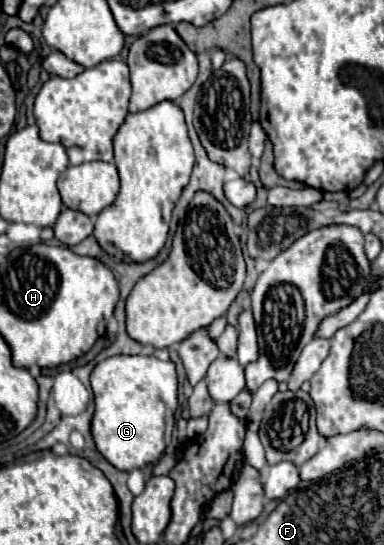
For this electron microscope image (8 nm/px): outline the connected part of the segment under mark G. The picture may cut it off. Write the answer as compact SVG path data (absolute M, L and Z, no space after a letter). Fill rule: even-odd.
M116 355L100 361L90 377L94 391L94 417L92 417L92 437L98 451L110 461L118 471L142 469L148 463L156 463L172 439L174 413L178 407L178 379L174 363L160 361L156 357L140 355Z

